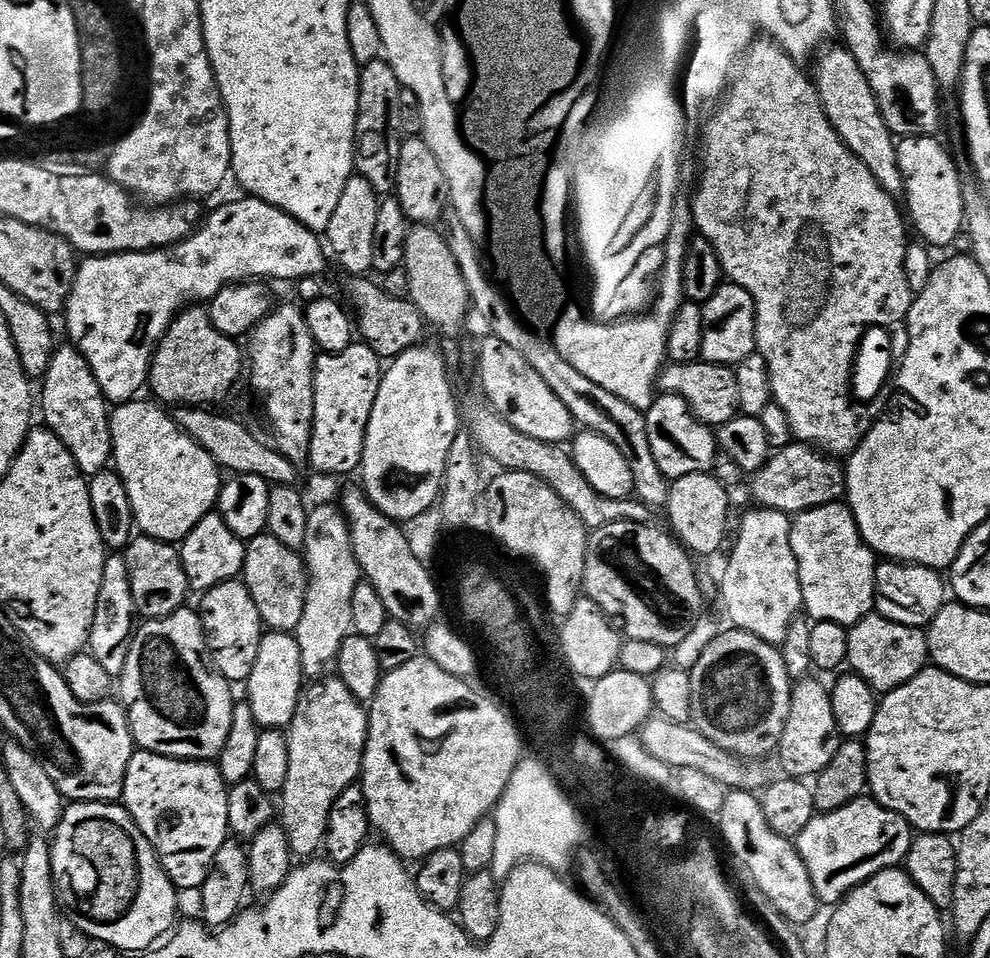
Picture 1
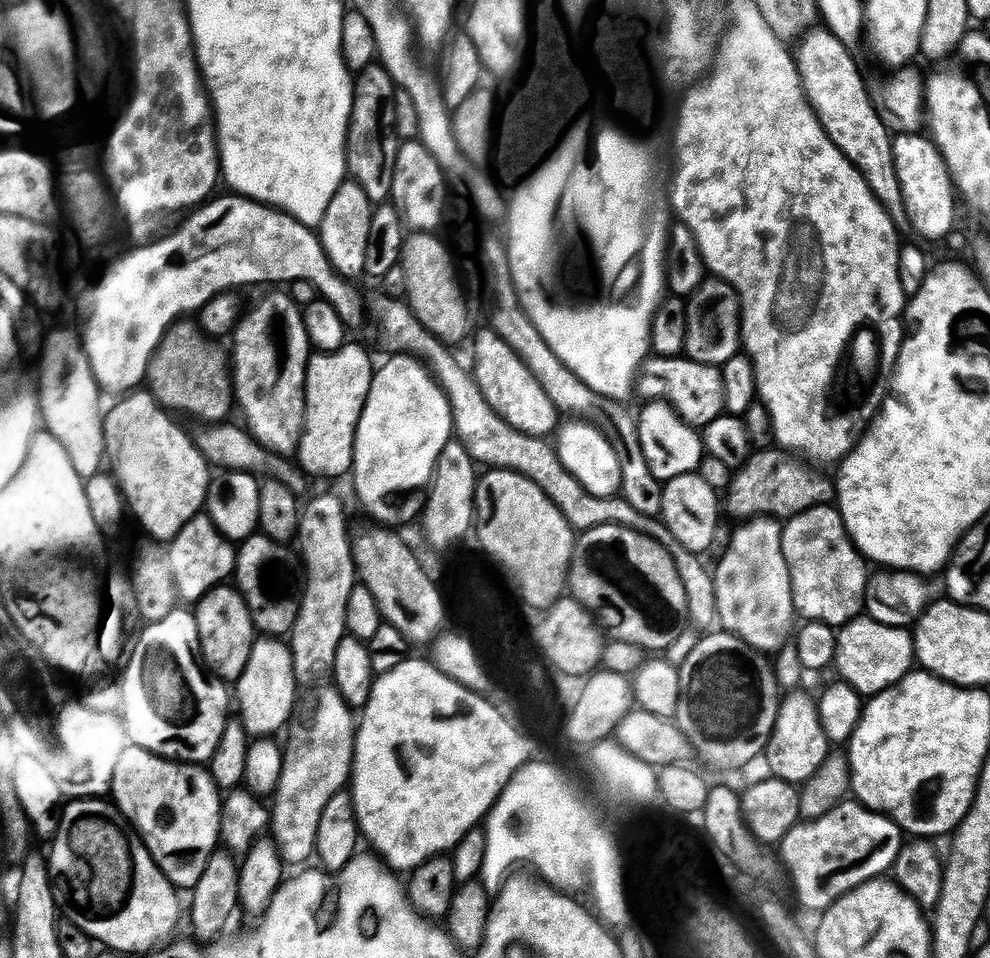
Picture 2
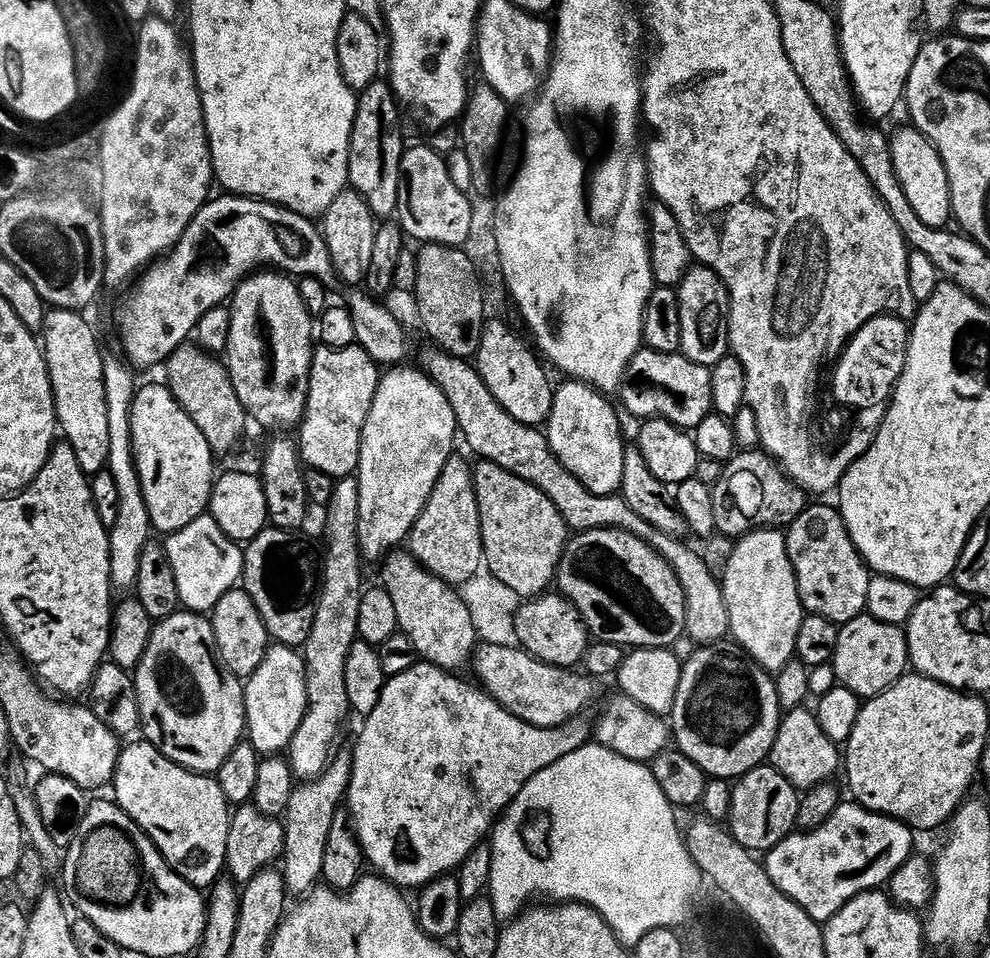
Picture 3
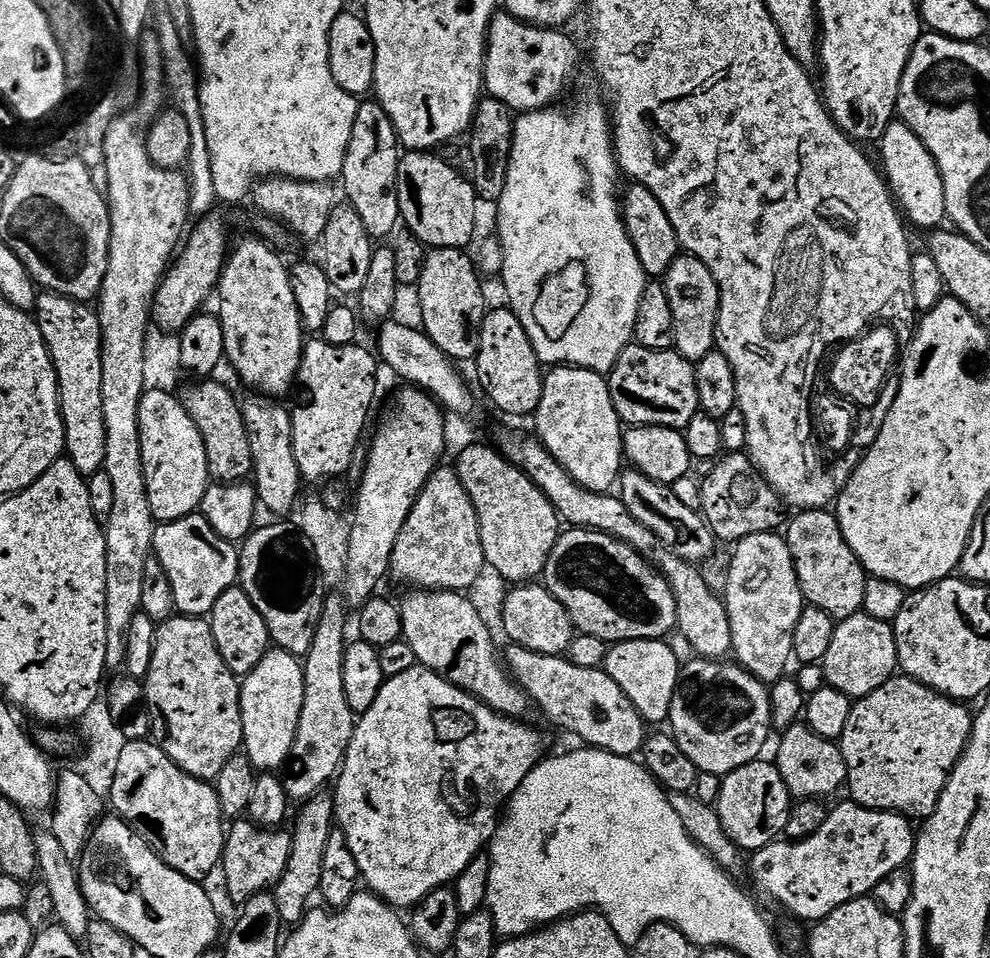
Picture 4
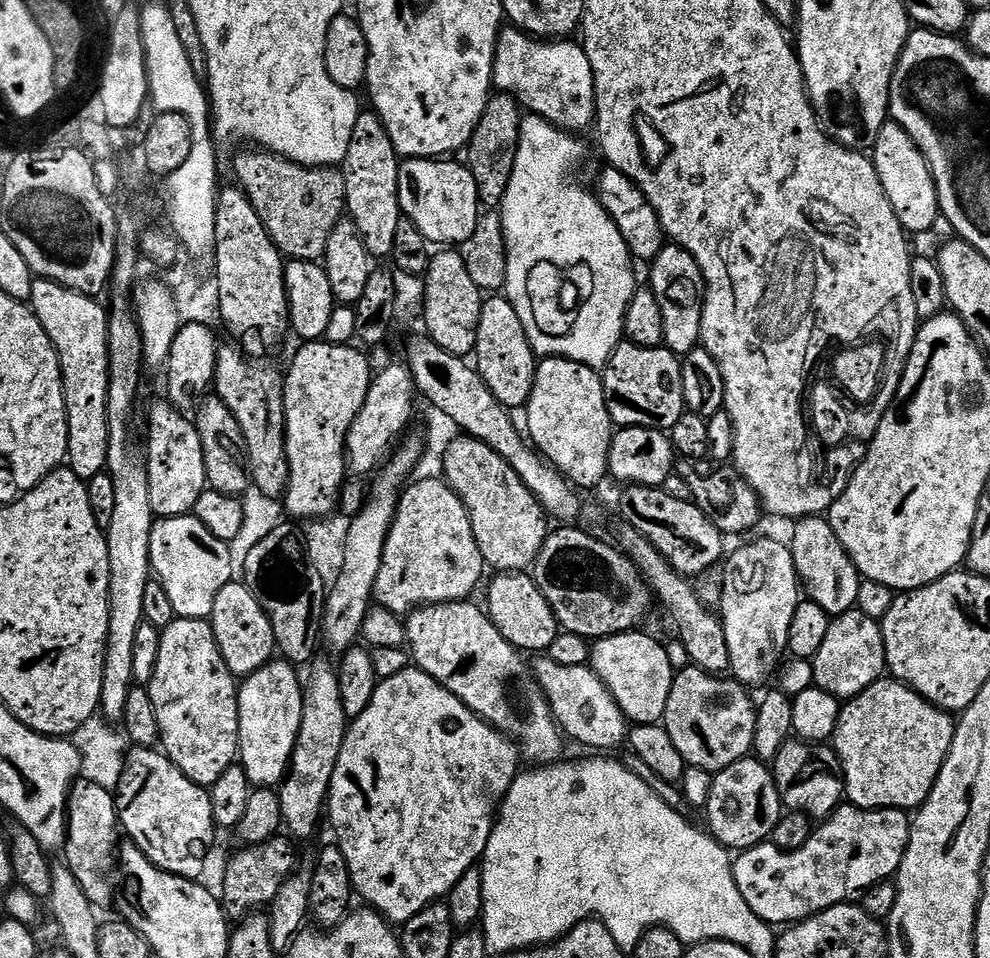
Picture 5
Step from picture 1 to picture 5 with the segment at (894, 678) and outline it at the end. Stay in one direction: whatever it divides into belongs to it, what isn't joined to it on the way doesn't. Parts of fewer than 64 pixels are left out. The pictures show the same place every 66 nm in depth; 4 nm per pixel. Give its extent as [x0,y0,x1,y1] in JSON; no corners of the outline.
[811,610,886,702]

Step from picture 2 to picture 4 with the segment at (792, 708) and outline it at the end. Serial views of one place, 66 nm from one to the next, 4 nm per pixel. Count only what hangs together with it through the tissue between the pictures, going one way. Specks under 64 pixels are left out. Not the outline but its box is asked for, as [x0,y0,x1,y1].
[774,722,848,800]

